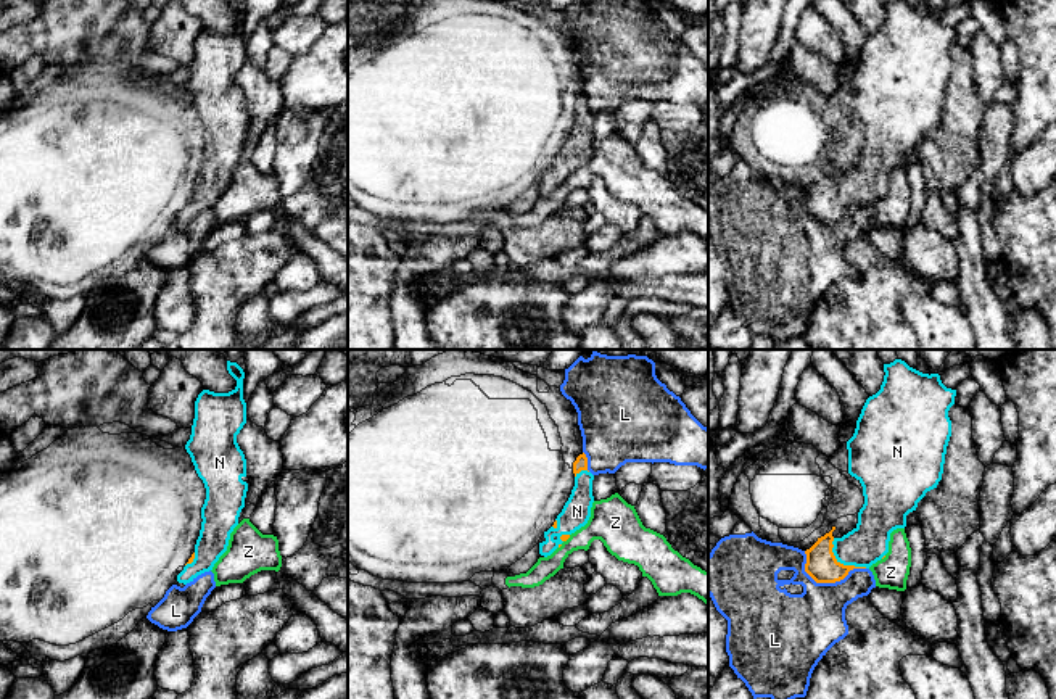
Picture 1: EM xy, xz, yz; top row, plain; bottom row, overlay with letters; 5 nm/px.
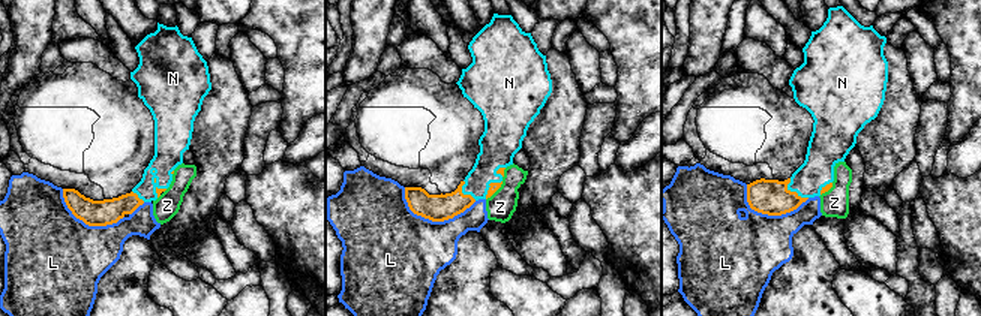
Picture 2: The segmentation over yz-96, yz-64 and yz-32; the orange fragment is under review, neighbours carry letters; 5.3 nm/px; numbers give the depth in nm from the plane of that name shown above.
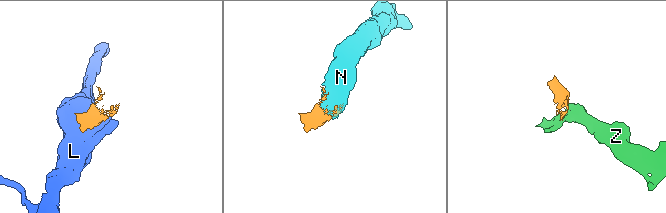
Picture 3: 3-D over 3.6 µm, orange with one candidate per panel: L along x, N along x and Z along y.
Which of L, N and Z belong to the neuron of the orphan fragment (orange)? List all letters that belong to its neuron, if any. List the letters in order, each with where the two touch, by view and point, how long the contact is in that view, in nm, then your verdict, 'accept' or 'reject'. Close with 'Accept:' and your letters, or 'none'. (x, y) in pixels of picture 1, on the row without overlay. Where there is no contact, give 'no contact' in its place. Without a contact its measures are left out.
L: yz (826, 221) | 320 nm | reject
N: yz (842, 203) | 220 nm | accept
Z: xz (567, 177) | 50 nm | reject
Accept: N

